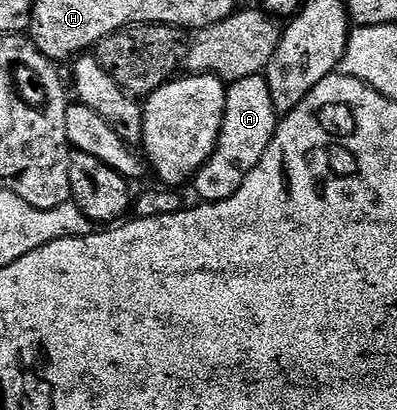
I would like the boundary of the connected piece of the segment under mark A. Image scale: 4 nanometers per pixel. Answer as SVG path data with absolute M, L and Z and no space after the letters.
M264 74L228 84L225 93L225 116L217 138L217 147L195 176L198 200L218 203L234 195L239 185L247 181L247 173L251 173L251 169L259 165L263 153L267 153L278 122L279 116L271 101L269 81Z

